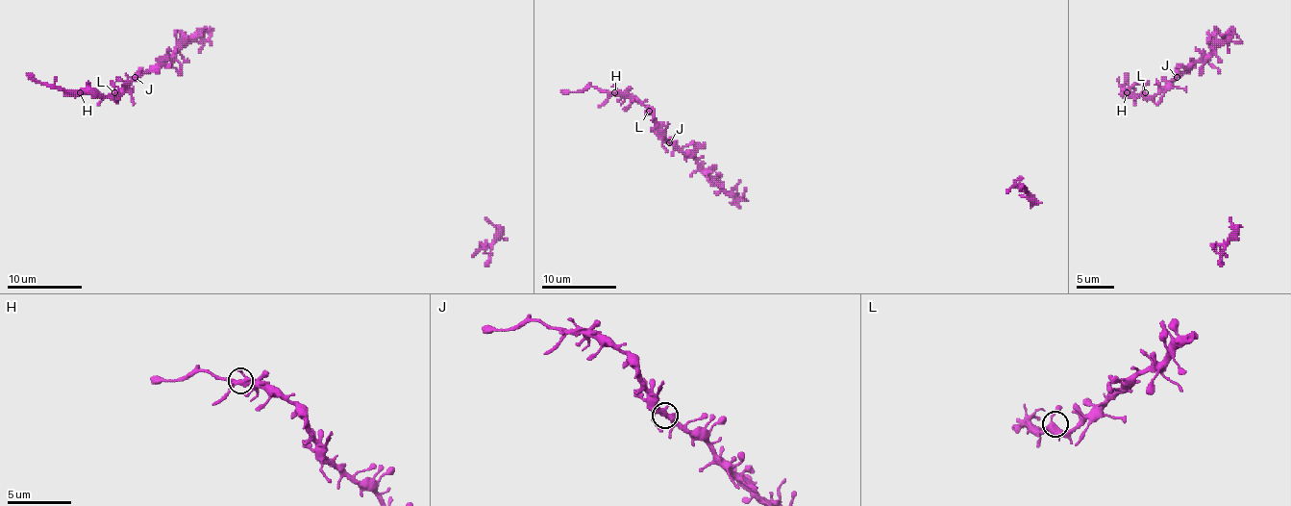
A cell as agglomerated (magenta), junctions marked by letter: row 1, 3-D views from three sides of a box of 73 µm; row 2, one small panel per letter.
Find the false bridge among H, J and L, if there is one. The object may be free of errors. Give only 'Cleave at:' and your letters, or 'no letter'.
Cleave at: no letter

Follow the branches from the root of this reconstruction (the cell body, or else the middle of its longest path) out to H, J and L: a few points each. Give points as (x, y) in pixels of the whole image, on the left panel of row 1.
H: (211, 45), (210, 34), (200, 32), (158, 65), (142, 71), (120, 95), (81, 92)
J: (211, 45), (210, 34), (200, 32), (158, 65), (152, 65), (135, 77)
L: (211, 45), (210, 34), (200, 32), (158, 65), (142, 71), (120, 95), (114, 92)

